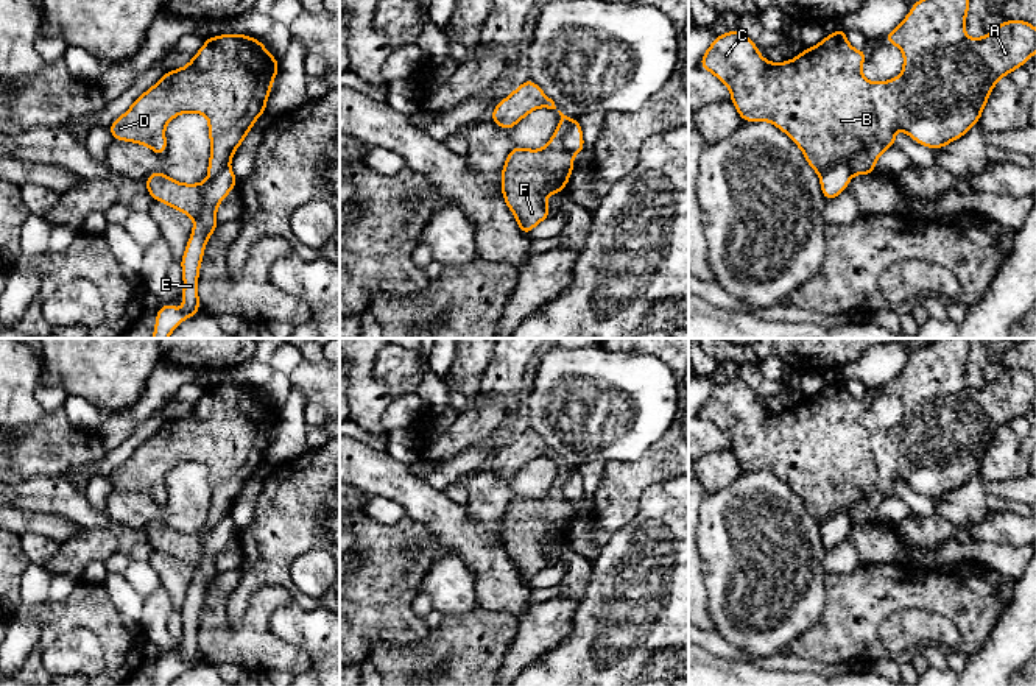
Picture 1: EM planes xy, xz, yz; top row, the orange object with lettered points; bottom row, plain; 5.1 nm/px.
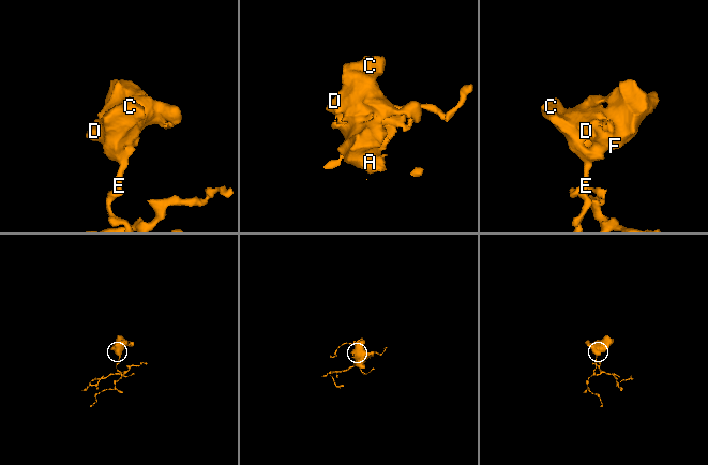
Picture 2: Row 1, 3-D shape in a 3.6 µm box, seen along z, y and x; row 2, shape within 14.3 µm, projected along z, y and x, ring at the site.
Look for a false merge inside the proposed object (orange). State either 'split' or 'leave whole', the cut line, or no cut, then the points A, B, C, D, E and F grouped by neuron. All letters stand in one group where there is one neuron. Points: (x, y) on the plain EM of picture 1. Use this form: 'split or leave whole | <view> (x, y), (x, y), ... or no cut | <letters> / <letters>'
split | yz (851, 512), (835, 512), (820, 524) | A B C D F / E

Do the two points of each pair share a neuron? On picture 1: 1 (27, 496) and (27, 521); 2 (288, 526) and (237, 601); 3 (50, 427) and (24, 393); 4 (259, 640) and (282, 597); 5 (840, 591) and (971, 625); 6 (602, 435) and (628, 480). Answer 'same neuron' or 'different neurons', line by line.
1: different neurons
2: same neuron
3: different neurons
4: same neuron
5: same neuron
6: different neurons

